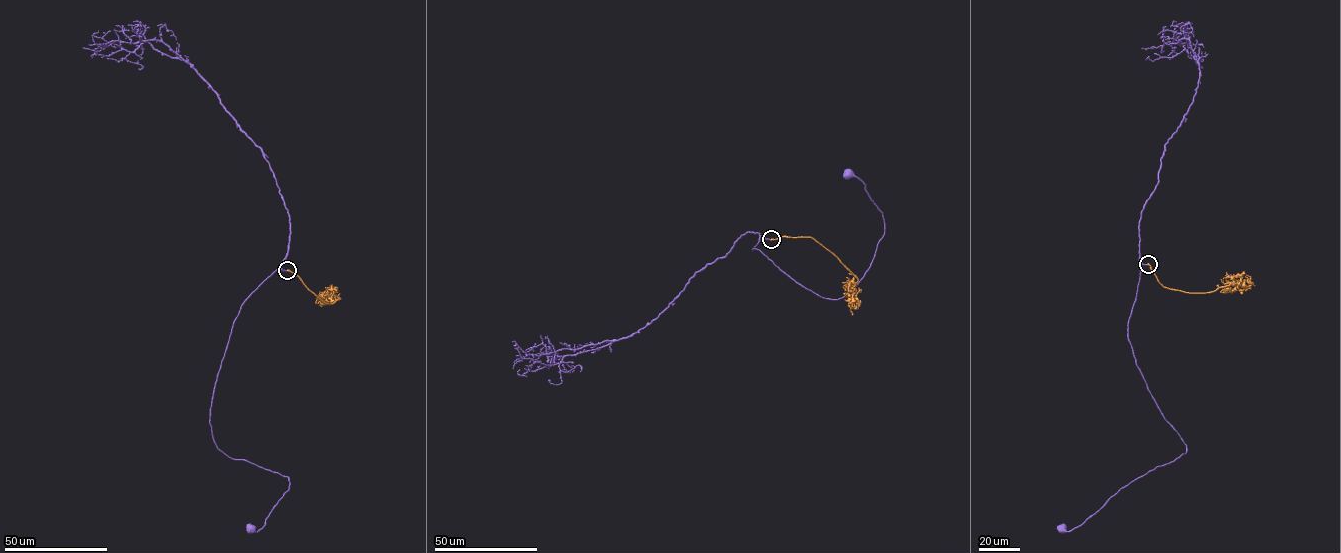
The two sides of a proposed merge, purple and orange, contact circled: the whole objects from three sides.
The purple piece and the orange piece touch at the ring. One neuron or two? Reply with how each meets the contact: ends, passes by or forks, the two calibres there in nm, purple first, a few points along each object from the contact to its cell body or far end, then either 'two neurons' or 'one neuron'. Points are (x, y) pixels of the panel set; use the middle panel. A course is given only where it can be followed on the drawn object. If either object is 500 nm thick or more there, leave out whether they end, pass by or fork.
purple ends; orange ends; calibres 280 and 360 nm; course purple (771, 240), (760, 236), (752, 250), (820, 296), (848, 294), (885, 230), (864, 184), (848, 172); course orange (771, 239), (782, 236), (814, 239), (854, 274), (857, 283), (849, 299), (855, 308), (858, 305), (856, 298); two neurons

